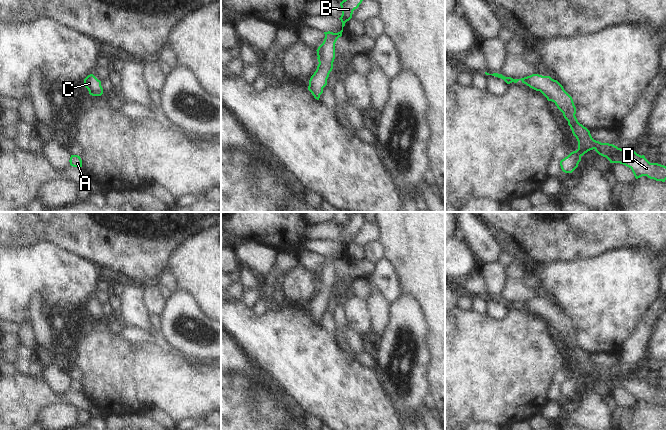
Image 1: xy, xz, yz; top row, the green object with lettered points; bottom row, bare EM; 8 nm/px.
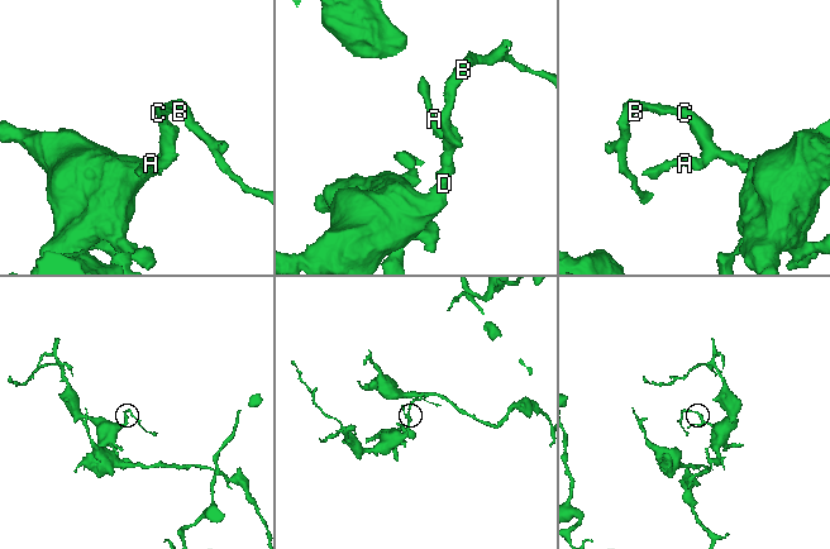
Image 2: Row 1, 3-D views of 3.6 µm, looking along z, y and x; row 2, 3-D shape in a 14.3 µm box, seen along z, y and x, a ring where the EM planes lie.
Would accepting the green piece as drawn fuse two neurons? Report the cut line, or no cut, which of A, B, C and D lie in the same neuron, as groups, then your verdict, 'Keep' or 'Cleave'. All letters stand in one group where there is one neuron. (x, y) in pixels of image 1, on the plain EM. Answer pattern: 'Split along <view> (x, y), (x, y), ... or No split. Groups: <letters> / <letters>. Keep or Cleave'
No split. Groups: A B C D. Keep

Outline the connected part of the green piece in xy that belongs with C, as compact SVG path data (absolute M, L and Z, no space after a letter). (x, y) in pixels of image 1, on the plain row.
M93 298L88 299L84 303L84 309L88 313L89 318L92 320L101 320L103 318L101 305L98 304Z

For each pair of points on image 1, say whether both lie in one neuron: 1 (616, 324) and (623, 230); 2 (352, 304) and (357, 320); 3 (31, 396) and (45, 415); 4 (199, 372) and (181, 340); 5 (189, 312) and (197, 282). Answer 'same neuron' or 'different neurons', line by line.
1: different neurons
2: same neuron
3: different neurons
4: different neurons
5: different neurons

